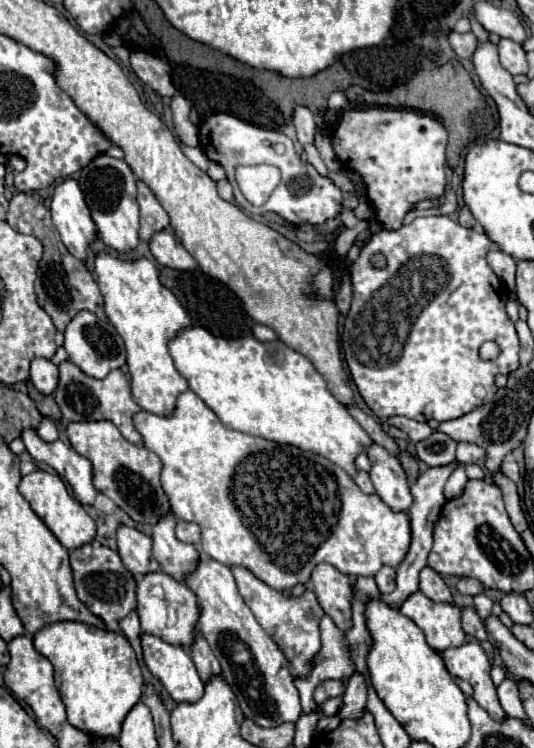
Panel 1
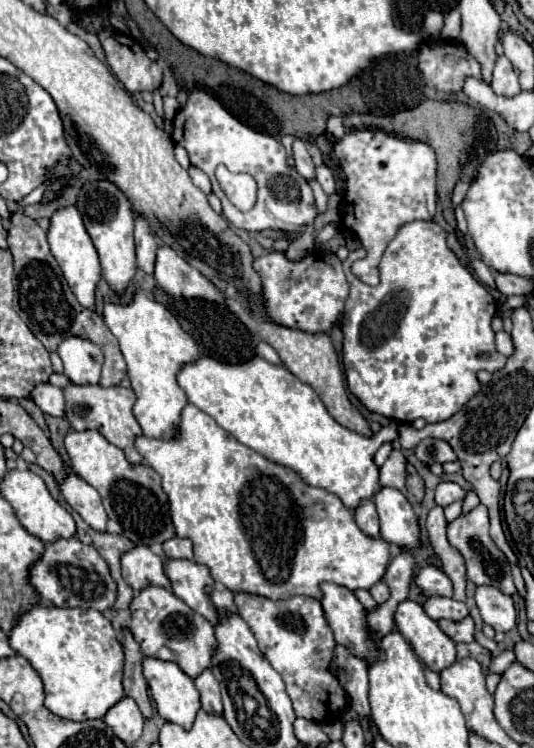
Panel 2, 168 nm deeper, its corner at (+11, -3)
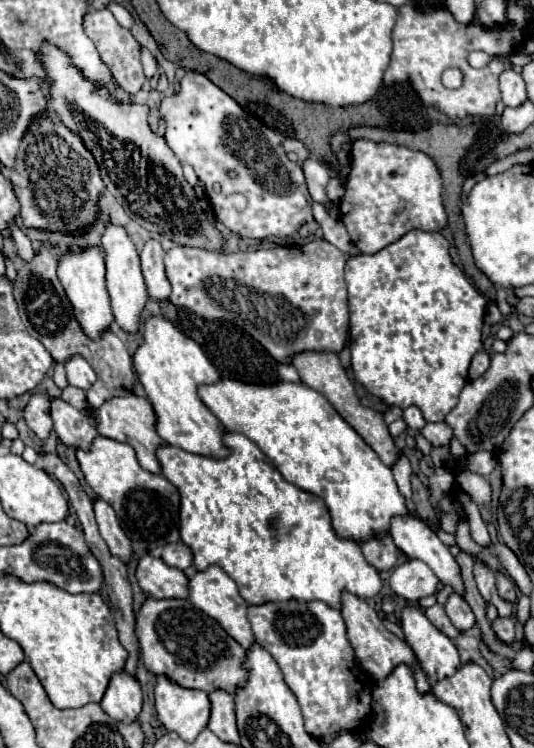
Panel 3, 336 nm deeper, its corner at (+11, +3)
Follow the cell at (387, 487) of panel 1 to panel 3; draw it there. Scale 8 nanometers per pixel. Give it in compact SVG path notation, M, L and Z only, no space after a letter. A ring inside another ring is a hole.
M394 515L390 521L390 535L400 551L412 559L424 561L442 583L454 587L460 595L464 593L456 559L426 523L414 515Z

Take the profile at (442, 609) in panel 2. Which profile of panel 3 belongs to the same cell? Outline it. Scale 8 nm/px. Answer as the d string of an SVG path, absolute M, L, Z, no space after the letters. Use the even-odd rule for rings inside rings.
M452 593L448 597L448 601L444 603L444 611L446 611L448 619L452 621L452 625L458 631L466 631L466 629L470 629L474 625L474 613L472 613L470 605L464 601L462 595Z

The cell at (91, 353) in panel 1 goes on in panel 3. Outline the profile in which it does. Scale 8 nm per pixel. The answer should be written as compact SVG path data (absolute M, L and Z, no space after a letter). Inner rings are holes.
M72 355L64 365L66 365L66 377L68 377L70 385L86 391L96 381L96 373L94 373L92 365L82 355Z

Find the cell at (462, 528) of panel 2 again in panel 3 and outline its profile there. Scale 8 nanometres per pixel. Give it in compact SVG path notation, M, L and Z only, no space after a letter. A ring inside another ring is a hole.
M496 571L496 585L498 585L498 593L500 593L502 599L506 599L510 603L516 599L516 585L506 573Z

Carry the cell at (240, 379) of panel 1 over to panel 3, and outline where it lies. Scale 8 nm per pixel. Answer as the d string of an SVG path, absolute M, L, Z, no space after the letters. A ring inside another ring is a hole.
M220 377L216 383L200 385L198 395L228 431L238 431L246 435L250 441L254 441L264 451L264 455L276 465L276 469L284 475L284 479L288 479L292 485L300 489L320 495L330 509L334 531L340 537L364 541L372 533L386 533L392 515L408 513L404 497L398 493L390 467L380 461L372 447L364 443L364 439L338 415L338 411L316 389L304 383L290 381L260 385Z

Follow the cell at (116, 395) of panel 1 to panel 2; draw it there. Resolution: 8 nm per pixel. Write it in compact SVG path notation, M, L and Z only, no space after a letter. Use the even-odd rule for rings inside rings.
M68 385L64 389L66 397L66 421L72 425L76 431L98 431L102 433L112 445L124 449L126 457L130 463L142 463L142 457L138 455L134 447L134 439L142 435L142 429L132 413L132 407L136 403L136 395L132 389L126 387L100 387L100 385Z

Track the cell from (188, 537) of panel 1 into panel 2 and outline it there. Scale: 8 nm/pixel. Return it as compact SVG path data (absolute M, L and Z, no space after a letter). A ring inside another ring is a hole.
M172 537L164 543L164 557L168 559L192 559L192 541Z

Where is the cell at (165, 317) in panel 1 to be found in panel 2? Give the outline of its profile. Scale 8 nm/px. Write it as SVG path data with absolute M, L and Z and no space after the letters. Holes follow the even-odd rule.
M138 291L134 301L126 307L106 305L104 321L120 343L120 351L128 363L128 377L136 393L134 415L146 437L174 439L180 429L180 413L188 403L186 393L180 389L176 375L188 363L200 359L194 339L180 327L174 315L154 301L152 295Z

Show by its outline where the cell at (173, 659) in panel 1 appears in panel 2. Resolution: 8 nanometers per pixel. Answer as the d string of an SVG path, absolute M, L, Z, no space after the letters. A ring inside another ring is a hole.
M144 657L144 677L150 685L152 699L156 703L158 715L168 721L184 727L186 731L192 729L192 723L196 719L196 713L200 711L200 693L194 687L194 681L176 665L170 661L160 661L154 657Z

